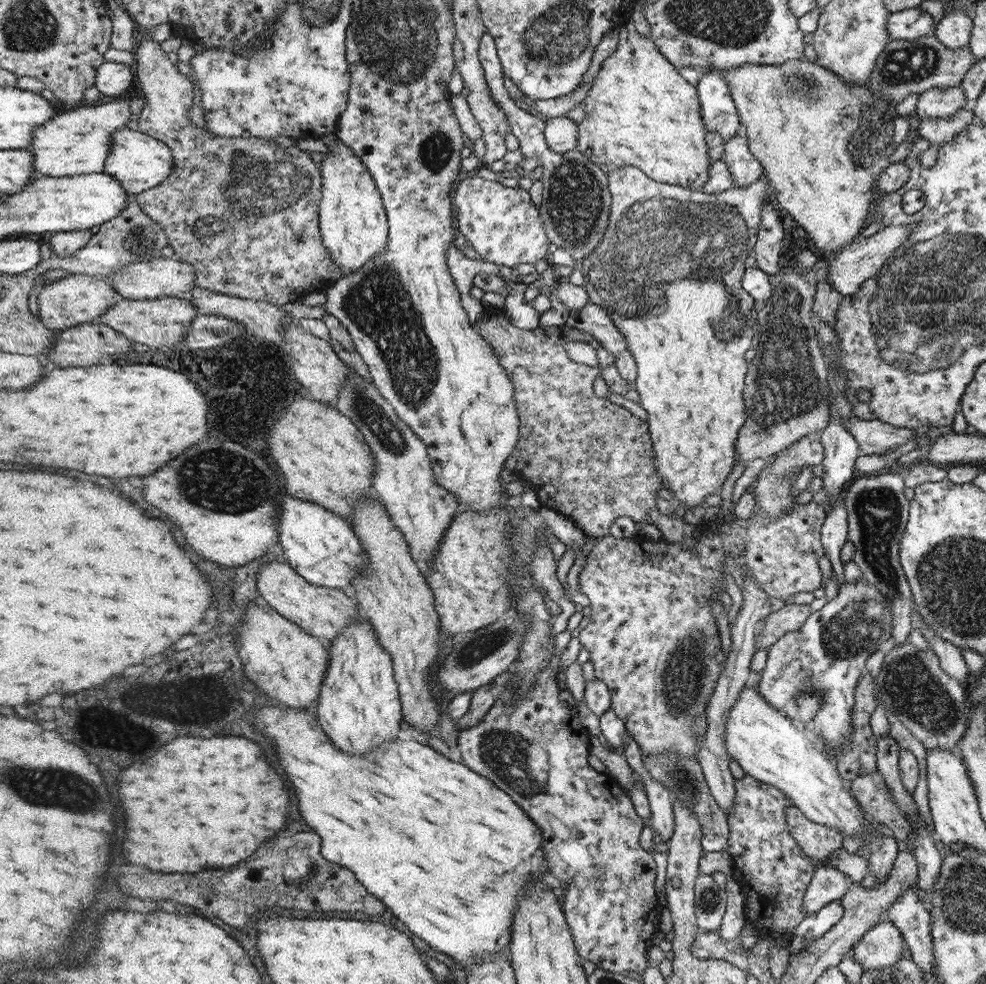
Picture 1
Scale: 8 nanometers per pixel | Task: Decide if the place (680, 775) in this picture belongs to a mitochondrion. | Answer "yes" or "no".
yes

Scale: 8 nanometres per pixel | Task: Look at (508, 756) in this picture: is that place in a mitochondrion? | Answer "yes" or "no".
yes

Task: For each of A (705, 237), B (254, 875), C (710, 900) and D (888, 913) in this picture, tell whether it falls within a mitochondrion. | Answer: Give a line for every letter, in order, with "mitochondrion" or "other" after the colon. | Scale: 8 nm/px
A: mitochondrion
B: other
C: mitochondrion
D: other

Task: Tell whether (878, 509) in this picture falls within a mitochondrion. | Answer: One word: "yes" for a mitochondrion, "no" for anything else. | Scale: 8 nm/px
yes

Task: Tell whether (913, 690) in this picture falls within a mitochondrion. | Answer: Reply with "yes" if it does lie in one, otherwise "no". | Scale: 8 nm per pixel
yes

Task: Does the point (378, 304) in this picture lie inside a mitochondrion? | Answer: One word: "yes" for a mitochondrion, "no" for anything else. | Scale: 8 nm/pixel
yes

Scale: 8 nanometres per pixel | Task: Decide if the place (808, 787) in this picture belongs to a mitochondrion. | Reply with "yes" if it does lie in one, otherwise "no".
no

